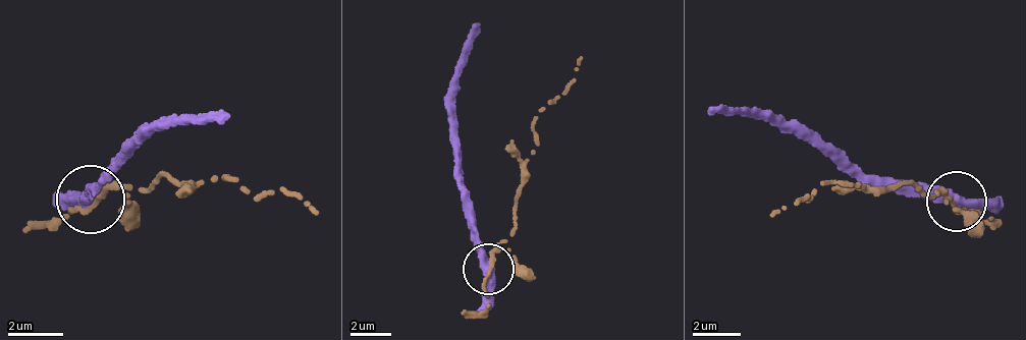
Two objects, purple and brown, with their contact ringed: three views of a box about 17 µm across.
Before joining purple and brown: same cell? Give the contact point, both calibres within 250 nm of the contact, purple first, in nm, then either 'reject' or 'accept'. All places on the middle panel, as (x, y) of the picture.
place (488, 269); calibres 440 and 200 nm; reject

